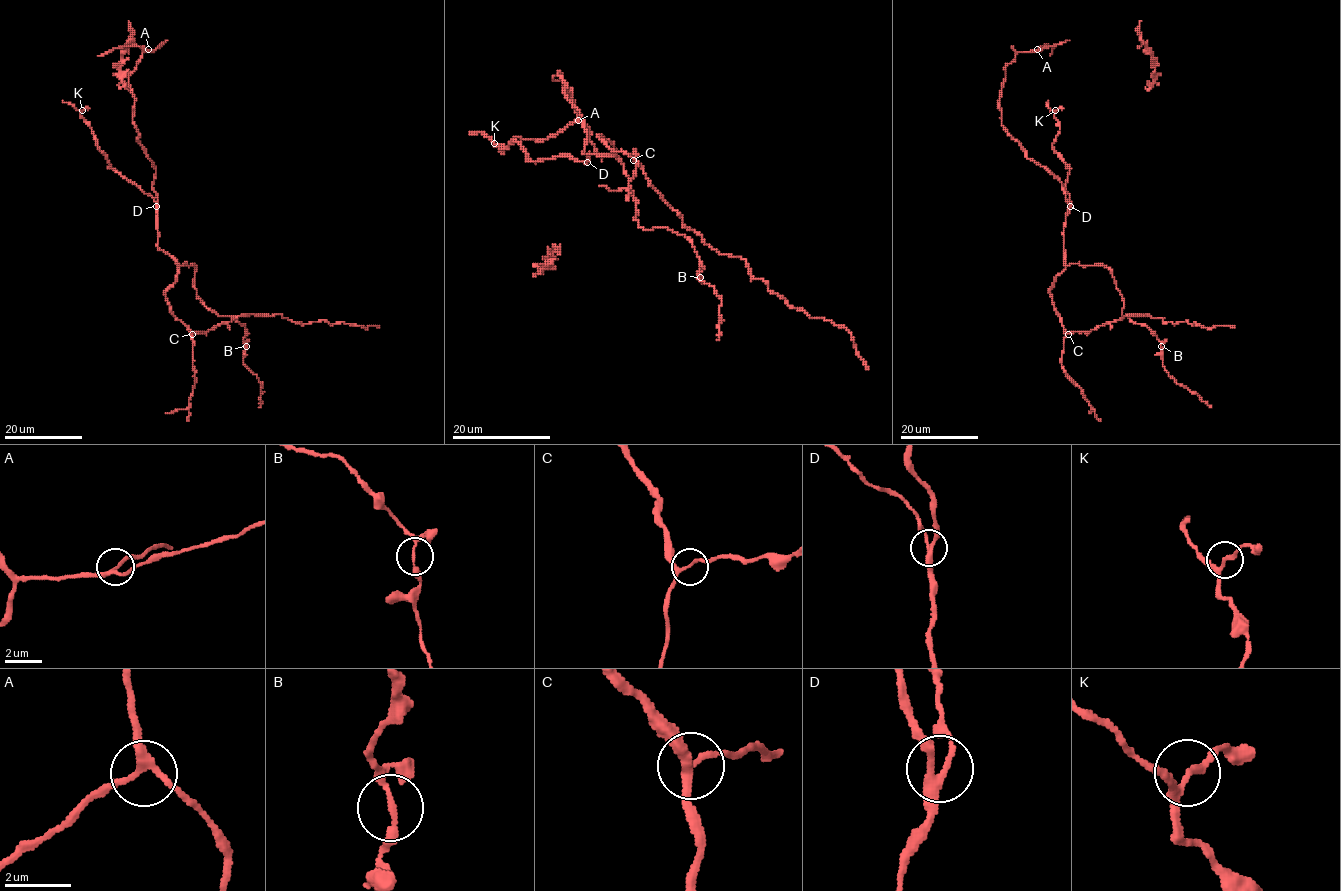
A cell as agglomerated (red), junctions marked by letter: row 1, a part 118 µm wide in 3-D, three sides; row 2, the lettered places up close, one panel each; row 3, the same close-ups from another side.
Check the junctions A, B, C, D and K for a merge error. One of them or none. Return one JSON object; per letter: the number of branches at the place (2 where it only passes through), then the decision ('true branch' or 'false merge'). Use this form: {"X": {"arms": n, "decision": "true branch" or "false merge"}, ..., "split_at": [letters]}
{"A": {"arms": 3, "decision": "true branch"}, "B": {"arms": 3, "decision": "true branch"}, "C": {"arms": 3, "decision": "true branch"}, "D": {"arms": 3, "decision": "true branch"}, "K": {"arms": 3, "decision": "true branch"}, "split_at": []}

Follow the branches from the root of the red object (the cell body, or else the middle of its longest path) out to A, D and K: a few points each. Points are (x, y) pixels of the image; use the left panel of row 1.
A: (156, 222), (155, 169), (138, 140), (133, 122), (135, 97), (129, 84), (129, 75), (148, 49)
D: (156, 222), (156, 206)
K: (156, 222), (155, 201), (111, 166), (97, 146), (90, 126), (81, 117), (81, 111)

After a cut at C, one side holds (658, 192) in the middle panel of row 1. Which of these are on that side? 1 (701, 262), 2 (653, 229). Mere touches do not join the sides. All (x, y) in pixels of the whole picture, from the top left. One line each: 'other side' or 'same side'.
1: other side
2: other side

